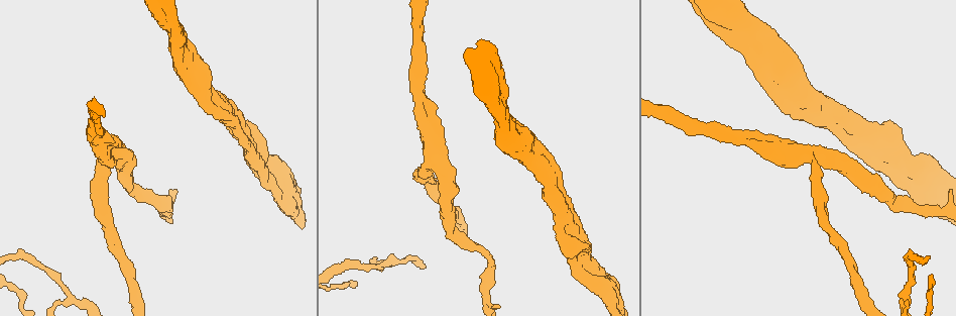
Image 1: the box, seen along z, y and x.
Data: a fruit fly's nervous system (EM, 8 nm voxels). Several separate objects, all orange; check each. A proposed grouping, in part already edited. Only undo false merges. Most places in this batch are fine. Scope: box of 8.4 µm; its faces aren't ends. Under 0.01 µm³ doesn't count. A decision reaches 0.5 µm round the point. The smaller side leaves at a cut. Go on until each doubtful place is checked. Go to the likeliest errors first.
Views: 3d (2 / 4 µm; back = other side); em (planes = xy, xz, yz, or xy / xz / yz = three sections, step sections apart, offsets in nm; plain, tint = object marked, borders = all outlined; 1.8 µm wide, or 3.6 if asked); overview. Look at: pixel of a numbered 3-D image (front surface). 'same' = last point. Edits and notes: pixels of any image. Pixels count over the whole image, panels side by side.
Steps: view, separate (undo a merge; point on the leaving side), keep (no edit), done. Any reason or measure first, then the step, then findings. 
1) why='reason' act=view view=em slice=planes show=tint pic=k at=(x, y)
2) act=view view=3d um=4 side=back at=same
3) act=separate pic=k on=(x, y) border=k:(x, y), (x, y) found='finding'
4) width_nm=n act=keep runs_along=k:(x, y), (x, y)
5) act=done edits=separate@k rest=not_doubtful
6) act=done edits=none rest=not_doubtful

why='calibre changes' act=view view=em slice=yz step=4 show=tint pic=1 at=(610, 289)

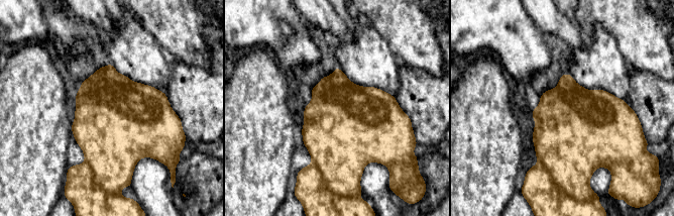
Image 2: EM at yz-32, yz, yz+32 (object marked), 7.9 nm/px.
why='another direction' act=view view=em slice=planes show=tint at=same

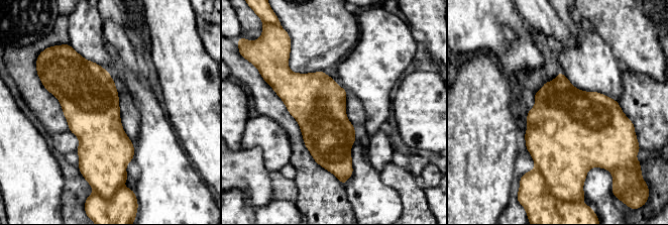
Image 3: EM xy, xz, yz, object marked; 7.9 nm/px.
act=keep found='continuous, no second neuron'

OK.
why='four-way junction' act=view view=em slice=planes show=tint pic=1 at=(799, 153)

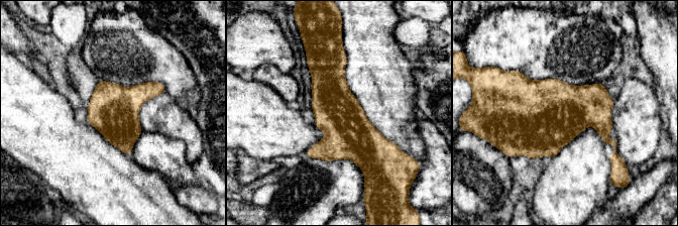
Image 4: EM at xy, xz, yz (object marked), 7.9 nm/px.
width_nm=380 act=keep found='one neuron here'

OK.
why='looks like a crossing' act=view view=em slice=yz step=16 show=tint pic=1 at=(861, 136)

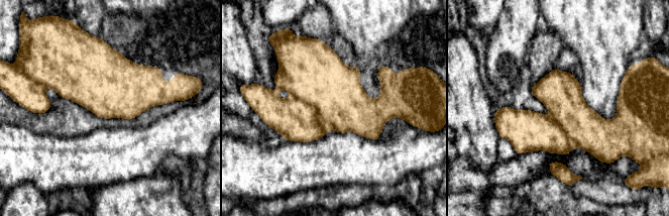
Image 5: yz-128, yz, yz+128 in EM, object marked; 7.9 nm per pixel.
act=keep found='all the same neuron'

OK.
why='touches itself' act=view view=em um=3.6 slice=xz step=4 show=tint pic=1 at=(179, 48)

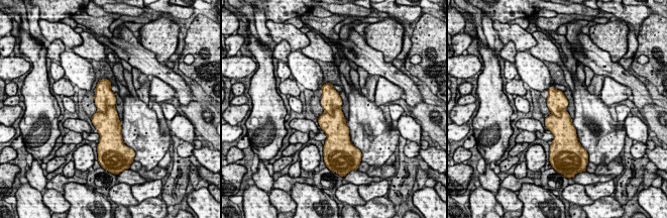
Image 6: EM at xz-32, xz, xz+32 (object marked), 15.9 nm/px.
act=view view=em um=3.6 slice=planes show=tint at=same

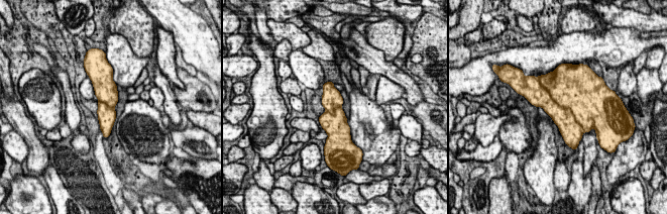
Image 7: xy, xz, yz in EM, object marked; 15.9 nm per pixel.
act=keep runs_along=7:(108, 78), (106, 83), (106, 134) found='all the same neuron'

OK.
why='touches itself' act=view view=em slice=yz step=8 show=tint pic=1 at=(712, 26)

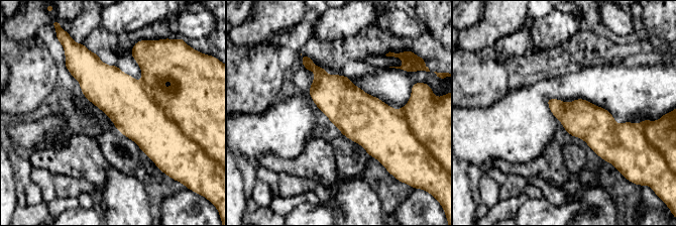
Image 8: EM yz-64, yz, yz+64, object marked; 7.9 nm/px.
act=view view=em slice=planes show=tint at=same

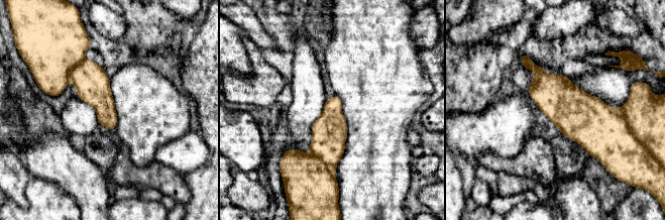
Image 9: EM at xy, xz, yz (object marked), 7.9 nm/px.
act=keep found='one neuron here'

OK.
why='touches itself' act=view view=em slice=xy step=4 show=tint pic=1 at=(571, 256)

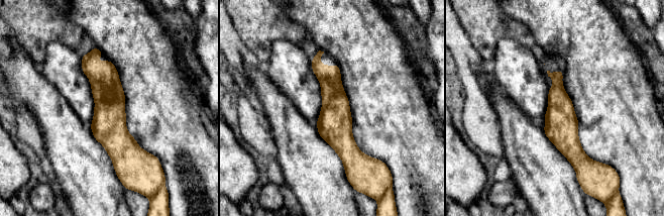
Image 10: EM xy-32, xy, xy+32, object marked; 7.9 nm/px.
width_nm=280 act=keep found='continuous, no second neuron'

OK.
act=done edits=none rest=not_doubtful

